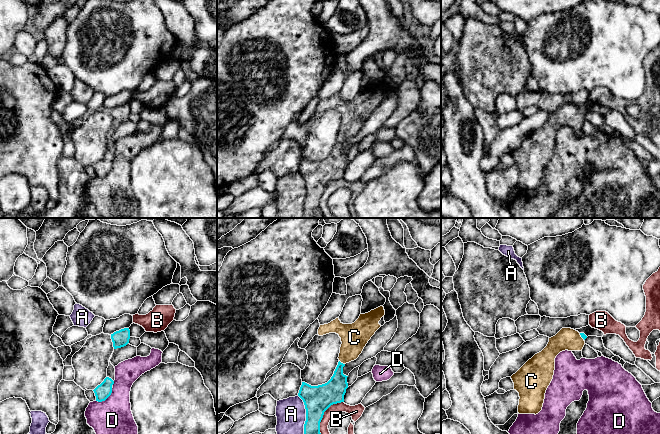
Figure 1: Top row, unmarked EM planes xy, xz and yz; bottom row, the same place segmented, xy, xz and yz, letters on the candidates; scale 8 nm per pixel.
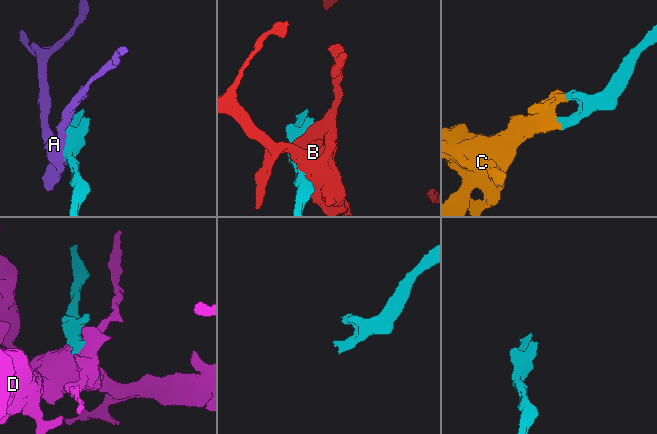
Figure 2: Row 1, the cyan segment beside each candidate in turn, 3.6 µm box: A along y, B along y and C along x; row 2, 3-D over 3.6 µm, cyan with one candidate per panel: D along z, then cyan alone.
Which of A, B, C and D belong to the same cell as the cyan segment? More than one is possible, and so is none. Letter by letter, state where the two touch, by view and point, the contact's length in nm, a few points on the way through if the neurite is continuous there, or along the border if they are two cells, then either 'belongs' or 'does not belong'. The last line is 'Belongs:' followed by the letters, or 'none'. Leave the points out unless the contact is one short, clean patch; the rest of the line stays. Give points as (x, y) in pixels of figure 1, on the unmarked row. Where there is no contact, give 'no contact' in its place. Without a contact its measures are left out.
A: xz (306, 194) | 380 nm | does not belong
B: xz (322, 193) | 360 nm | does not belong
C: xz (342, 139) | 60 nm | belongs
D: xy (105, 175) | 170 nm | does not belong
Belongs: C

